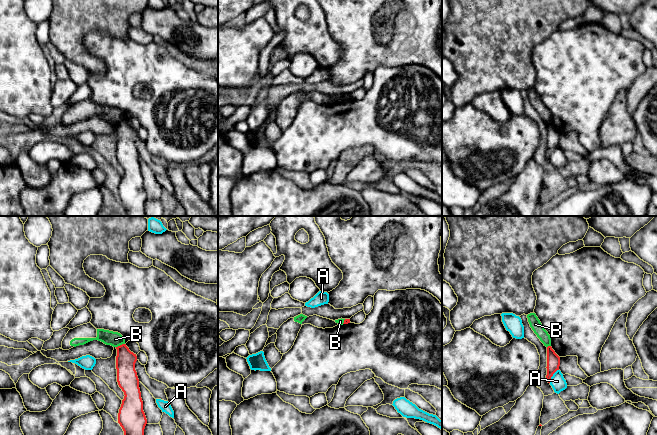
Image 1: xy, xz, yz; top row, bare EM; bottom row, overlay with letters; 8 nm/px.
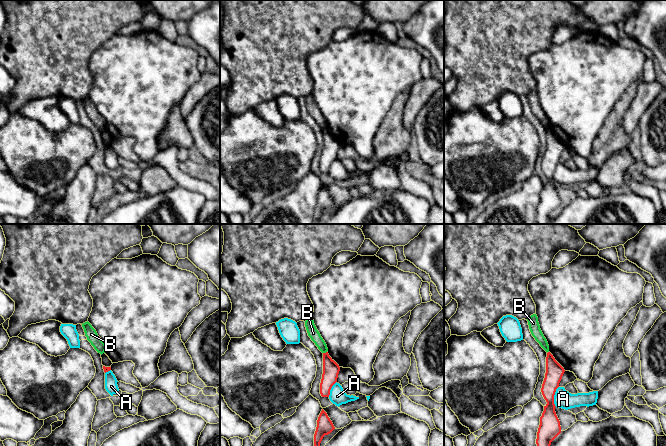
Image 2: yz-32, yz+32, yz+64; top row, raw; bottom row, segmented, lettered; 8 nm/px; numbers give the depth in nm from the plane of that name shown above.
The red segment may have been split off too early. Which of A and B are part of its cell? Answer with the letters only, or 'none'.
none

